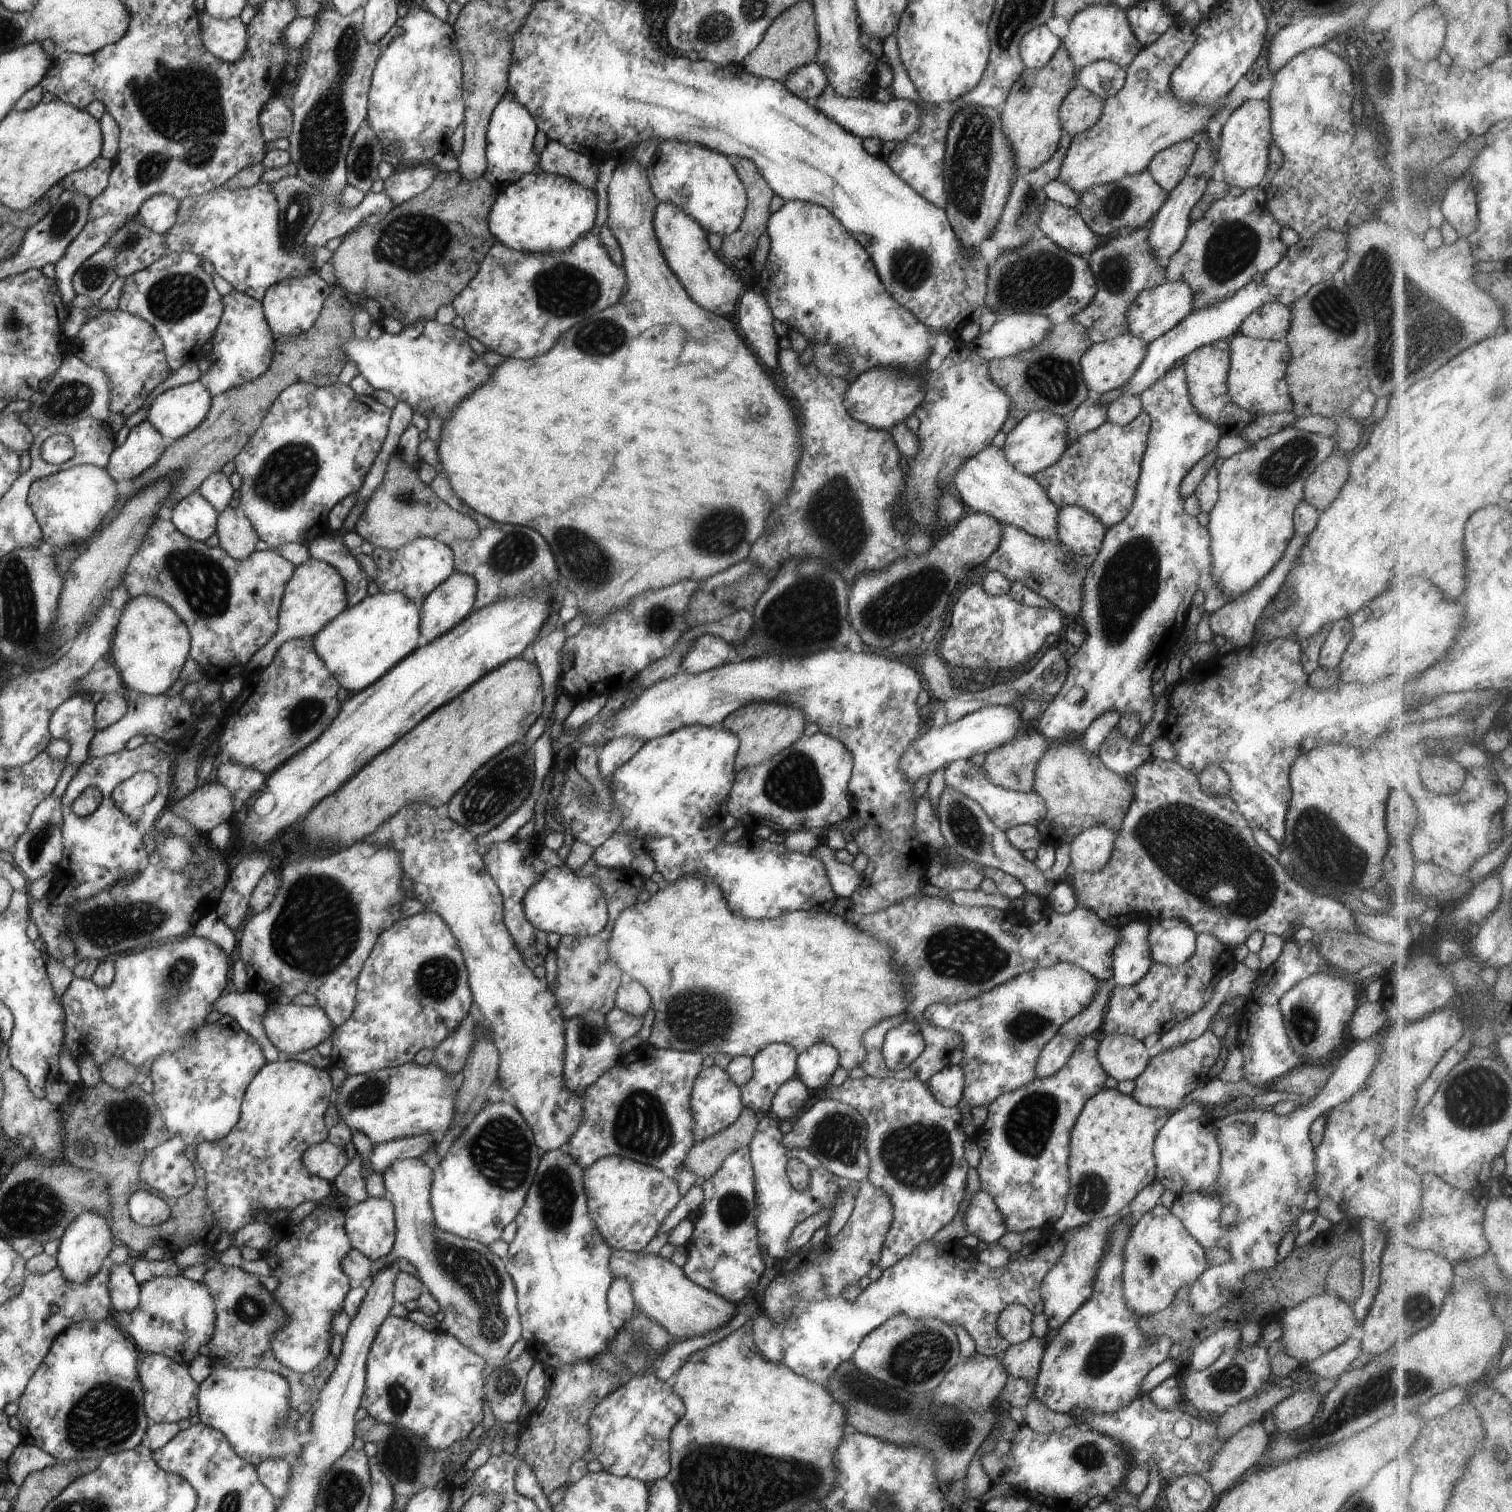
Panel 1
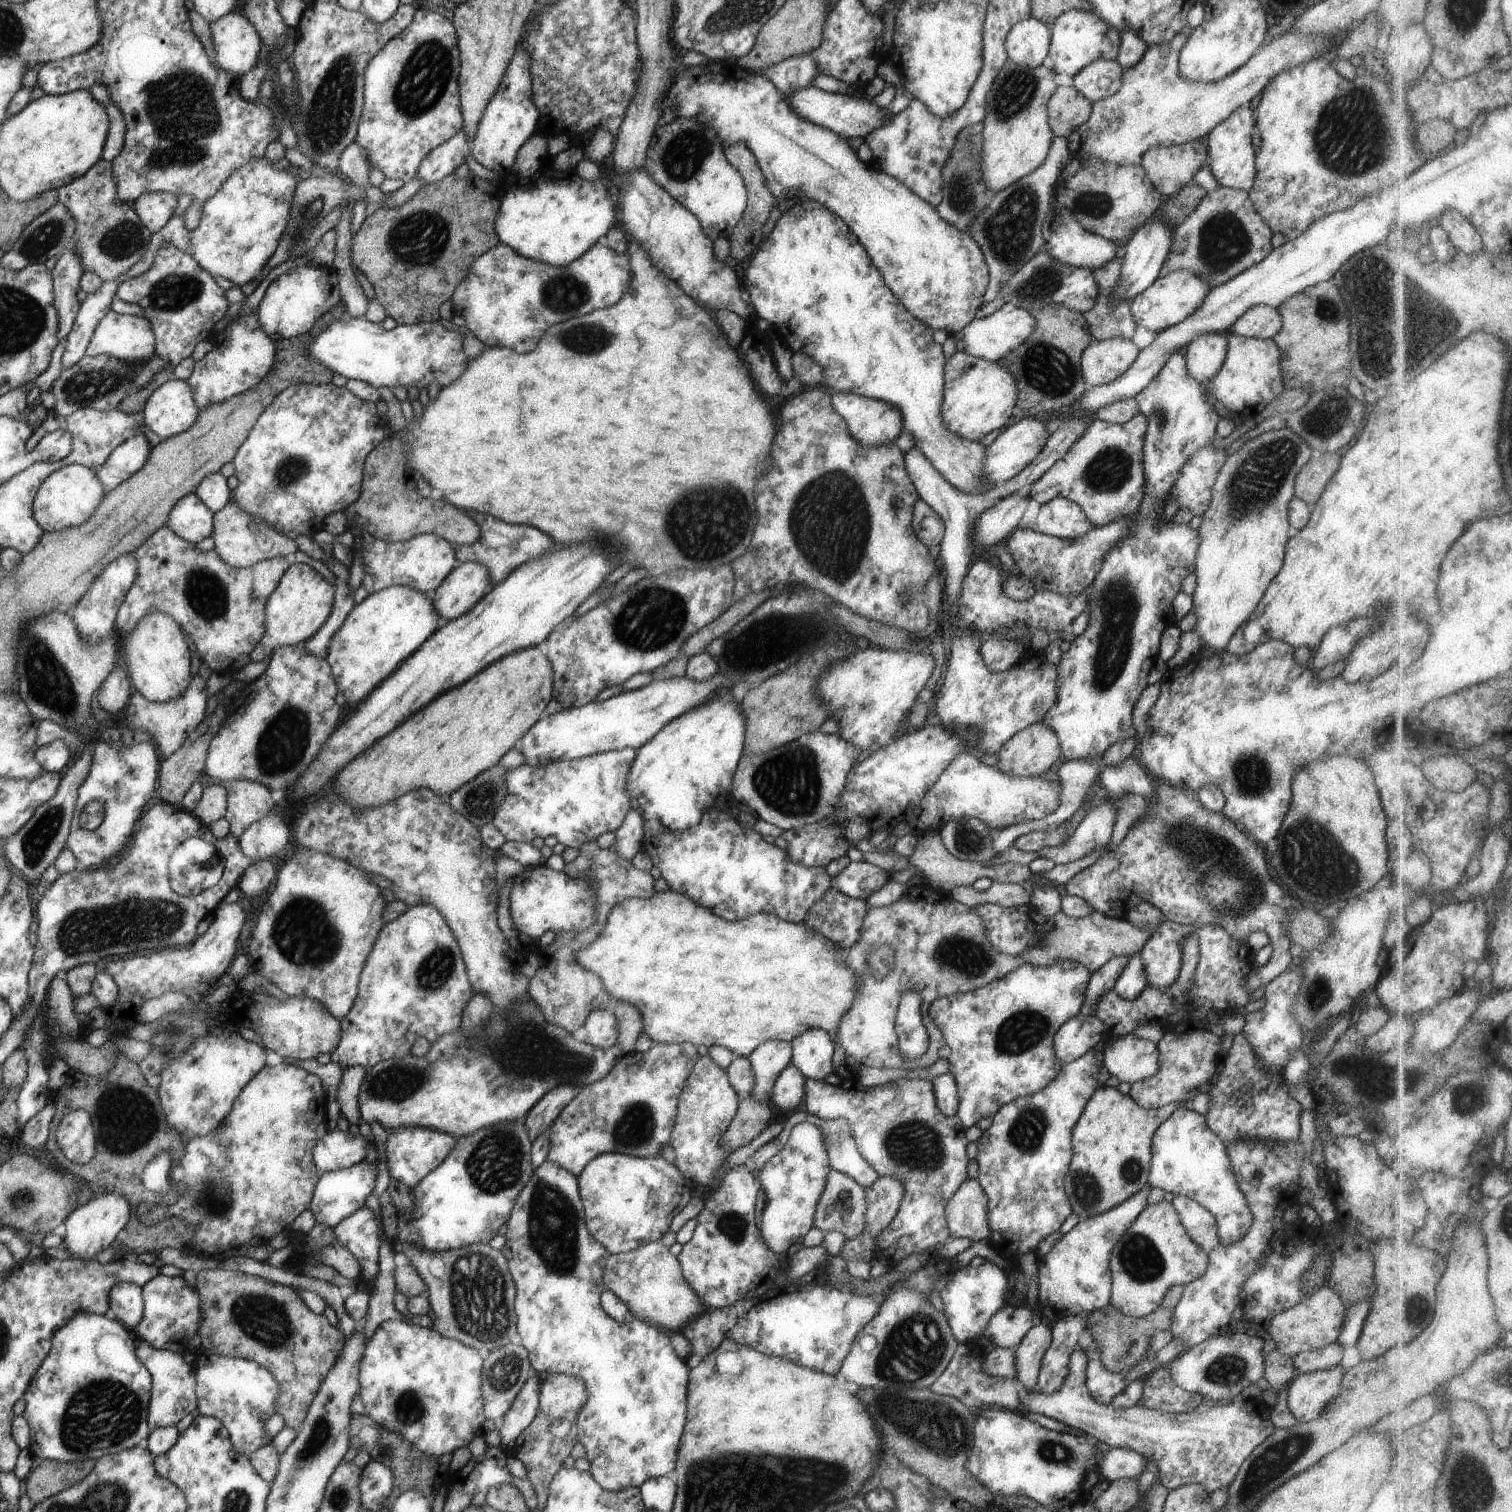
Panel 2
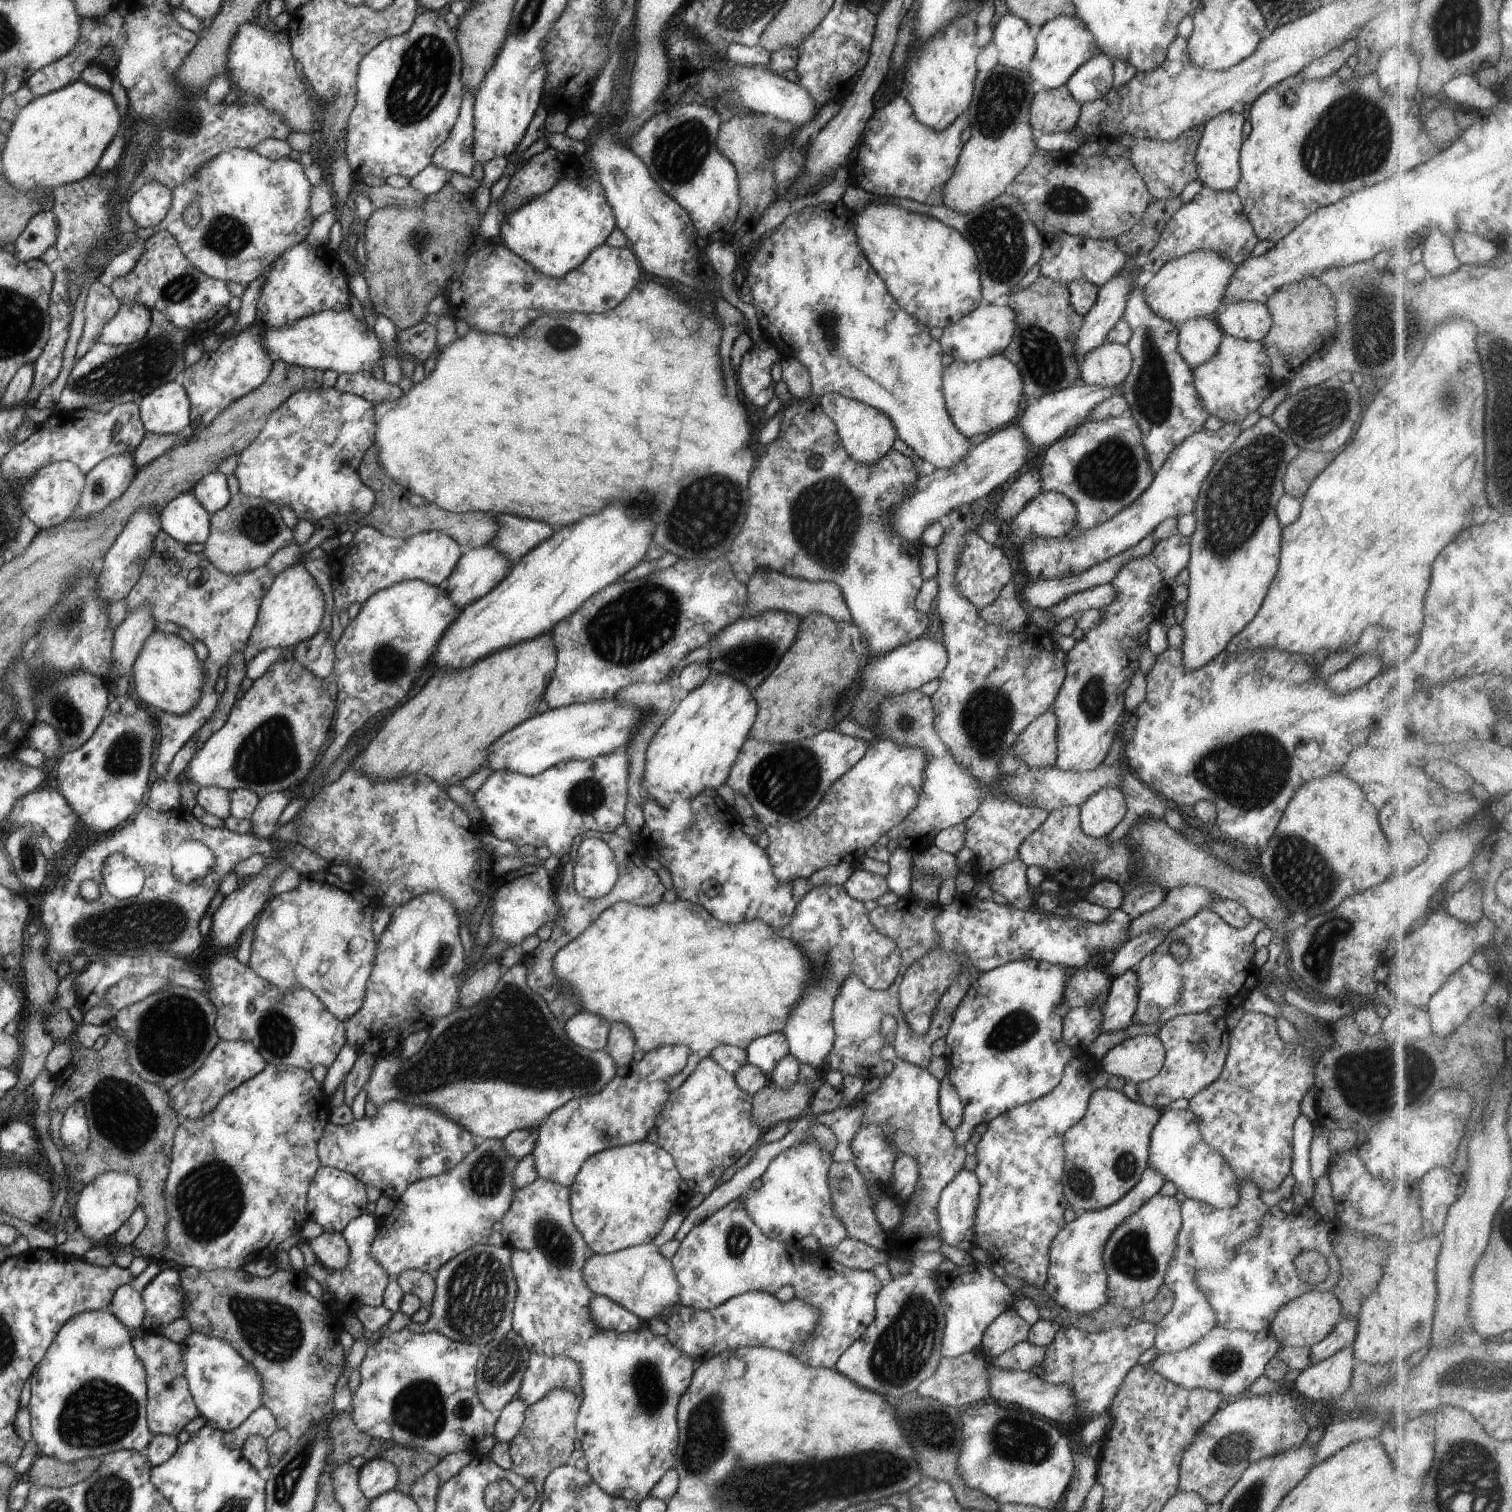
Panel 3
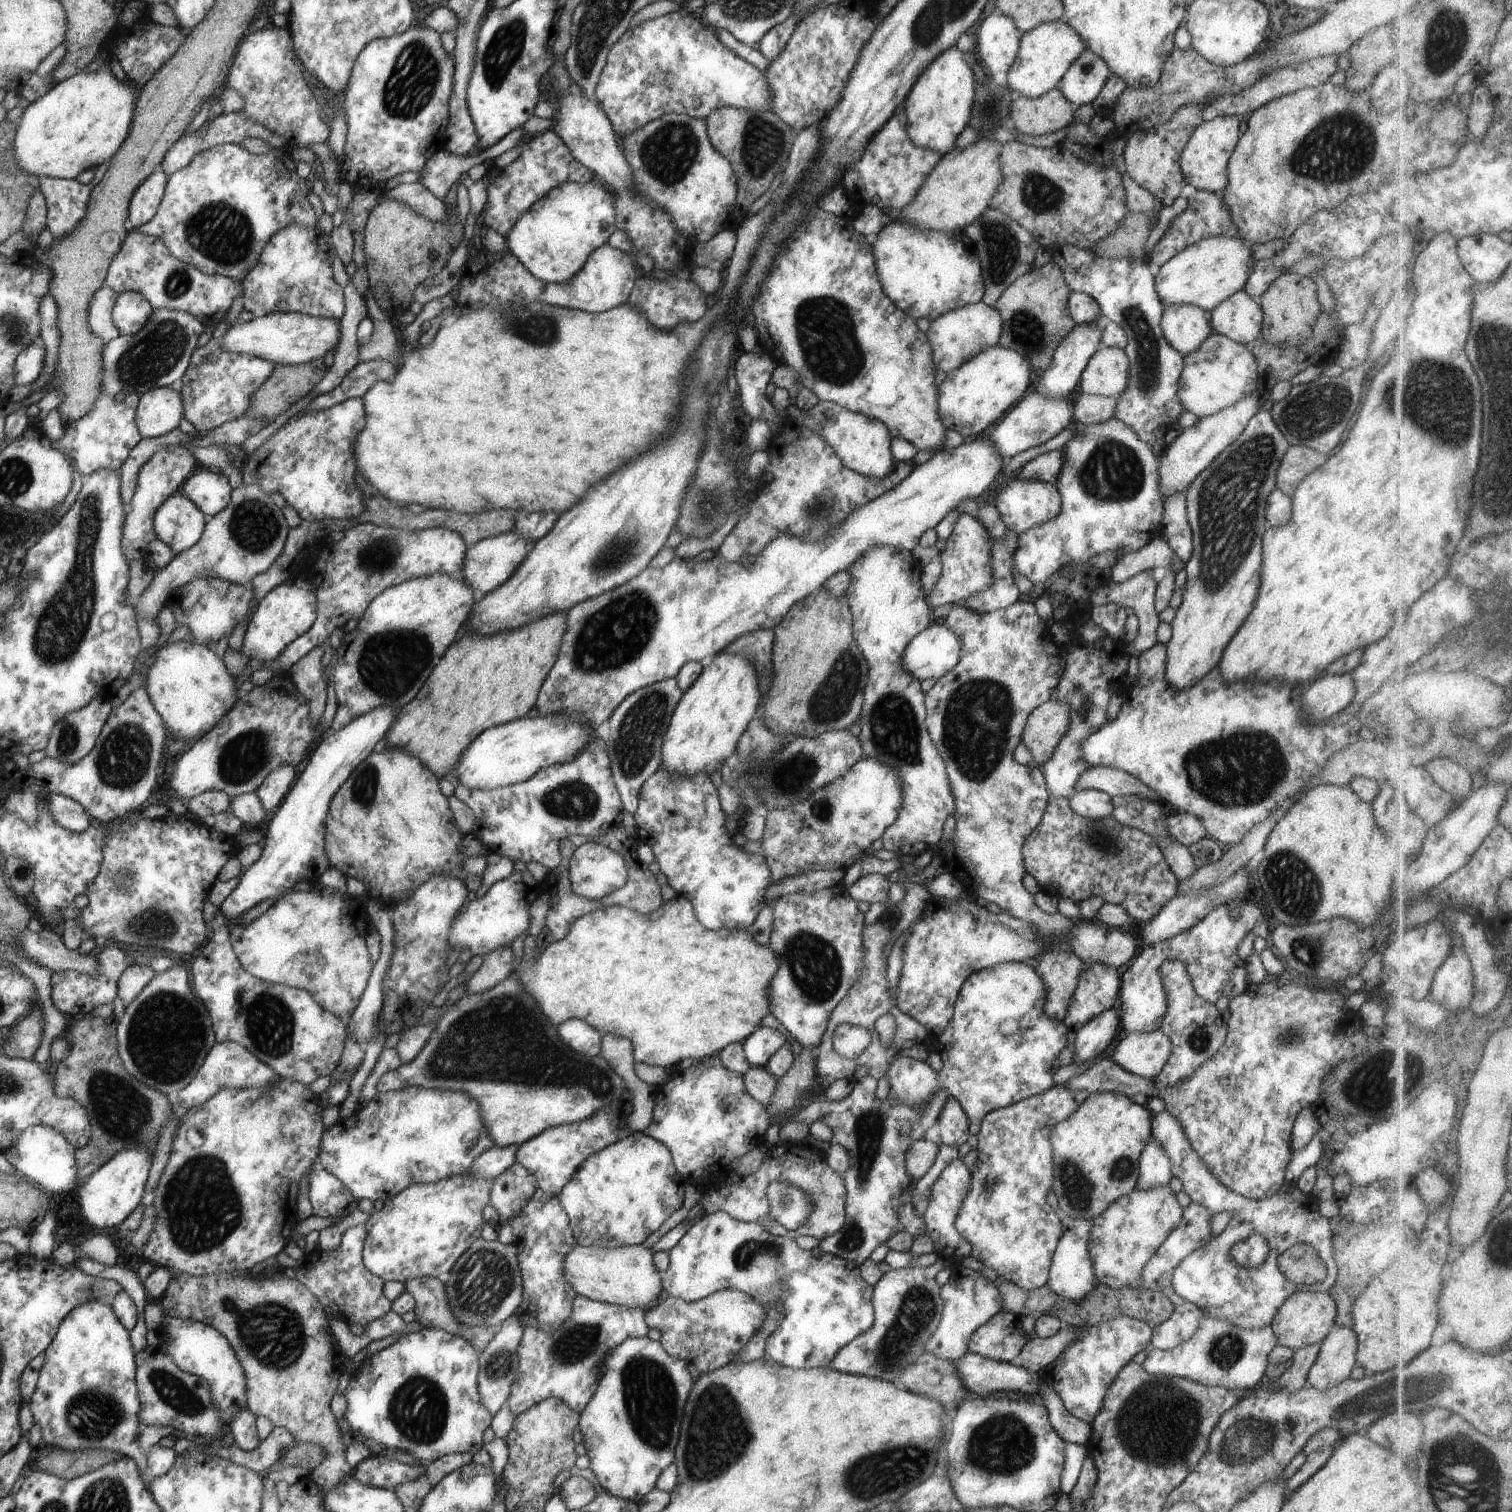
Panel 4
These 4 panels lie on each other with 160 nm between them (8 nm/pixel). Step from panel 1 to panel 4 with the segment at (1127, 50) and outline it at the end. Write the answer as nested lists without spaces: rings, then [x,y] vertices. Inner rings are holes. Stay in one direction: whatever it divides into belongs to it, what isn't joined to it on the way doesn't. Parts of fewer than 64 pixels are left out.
[[[1062,21],[1039,24],[1021,36],[1021,45],[1007,75],[1009,89],[1014,89],[1024,97],[1039,97],[1049,90],[1056,89],[1063,74],[1087,49],[1085,40],[1069,25]]]

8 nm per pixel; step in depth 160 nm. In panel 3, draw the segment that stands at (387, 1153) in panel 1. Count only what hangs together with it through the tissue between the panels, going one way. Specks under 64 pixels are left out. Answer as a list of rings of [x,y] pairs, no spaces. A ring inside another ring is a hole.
[[[321,1166],[312,1177],[307,1192],[309,1219],[320,1224],[326,1232],[341,1233],[351,1221],[367,1212],[366,1204],[369,1201],[365,1187],[365,1184],[351,1172]]]

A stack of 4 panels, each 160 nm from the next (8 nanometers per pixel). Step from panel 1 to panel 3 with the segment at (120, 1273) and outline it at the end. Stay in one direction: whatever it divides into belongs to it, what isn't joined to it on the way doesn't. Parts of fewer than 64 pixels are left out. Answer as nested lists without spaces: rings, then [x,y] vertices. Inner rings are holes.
[[[130,1285],[119,1286],[106,1310],[124,1322],[128,1330],[140,1329],[143,1325],[145,1306],[141,1293]]]

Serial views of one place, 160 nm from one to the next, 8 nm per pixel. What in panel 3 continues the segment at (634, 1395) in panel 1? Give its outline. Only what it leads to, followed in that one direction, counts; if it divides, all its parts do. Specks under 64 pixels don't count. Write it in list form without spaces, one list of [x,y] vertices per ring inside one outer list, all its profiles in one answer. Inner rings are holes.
[[[538,1177],[531,1185],[515,1190],[514,1204],[511,1205],[510,1212],[504,1216],[502,1221],[501,1235],[504,1246],[512,1250],[512,1266],[515,1277],[519,1284],[518,1296],[515,1300],[514,1332],[520,1334],[523,1341],[532,1353],[540,1353],[552,1357],[566,1357],[575,1360],[582,1370],[581,1395],[583,1398],[582,1408],[578,1413],[578,1421],[575,1425],[578,1440],[582,1442],[582,1448],[587,1463],[586,1472],[590,1474],[592,1480],[606,1494],[625,1499],[641,1501],[648,1496],[648,1491],[672,1469],[676,1462],[676,1451],[679,1443],[679,1426],[676,1422],[676,1408],[678,1408],[680,1397],[690,1384],[694,1372],[694,1359],[685,1355],[679,1348],[676,1348],[666,1335],[654,1335],[649,1326],[644,1323],[638,1330],[631,1333],[619,1333],[615,1330],[601,1329],[591,1317],[589,1304],[594,1296],[594,1291],[585,1281],[583,1268],[589,1256],[594,1254],[589,1248],[583,1235],[574,1223],[574,1215],[571,1210],[571,1190],[570,1187],[558,1184],[553,1180]]]

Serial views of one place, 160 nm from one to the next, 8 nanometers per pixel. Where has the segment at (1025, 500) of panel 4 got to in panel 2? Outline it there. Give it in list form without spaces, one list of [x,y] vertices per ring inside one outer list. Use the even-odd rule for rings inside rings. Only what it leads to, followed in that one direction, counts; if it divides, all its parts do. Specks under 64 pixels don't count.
[[[1064,497],[1042,505],[1036,520],[1026,526],[1039,533],[1068,540],[1078,538],[1094,527],[1081,506]]]

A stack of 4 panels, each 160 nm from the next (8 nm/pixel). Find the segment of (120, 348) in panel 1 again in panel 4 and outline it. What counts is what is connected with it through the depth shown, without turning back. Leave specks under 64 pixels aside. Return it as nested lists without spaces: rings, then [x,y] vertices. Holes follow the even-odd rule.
[[[126,291],[119,294],[111,313],[114,326],[120,335],[135,335],[151,320],[155,308],[139,292]]]

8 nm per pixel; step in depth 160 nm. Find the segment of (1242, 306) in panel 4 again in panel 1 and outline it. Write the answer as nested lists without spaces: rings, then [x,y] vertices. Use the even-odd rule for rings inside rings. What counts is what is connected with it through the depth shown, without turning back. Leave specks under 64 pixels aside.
[[[1266,303],[1249,314],[1240,325],[1240,333],[1255,339],[1282,341],[1291,325],[1289,305]]]

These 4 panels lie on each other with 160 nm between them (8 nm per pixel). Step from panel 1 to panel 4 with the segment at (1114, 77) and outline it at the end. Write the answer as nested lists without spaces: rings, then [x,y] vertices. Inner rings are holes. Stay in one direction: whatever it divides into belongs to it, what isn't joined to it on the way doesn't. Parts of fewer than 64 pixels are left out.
[[[1087,48],[1063,74],[1061,93],[1076,108],[1090,104],[1100,94],[1111,73],[1108,64]]]

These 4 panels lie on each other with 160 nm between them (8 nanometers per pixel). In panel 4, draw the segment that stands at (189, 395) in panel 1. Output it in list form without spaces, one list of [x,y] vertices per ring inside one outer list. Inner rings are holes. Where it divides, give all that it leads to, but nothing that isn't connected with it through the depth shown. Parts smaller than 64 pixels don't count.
[[[156,387],[139,397],[137,427],[143,437],[159,437],[181,425],[182,401],[172,387]]]

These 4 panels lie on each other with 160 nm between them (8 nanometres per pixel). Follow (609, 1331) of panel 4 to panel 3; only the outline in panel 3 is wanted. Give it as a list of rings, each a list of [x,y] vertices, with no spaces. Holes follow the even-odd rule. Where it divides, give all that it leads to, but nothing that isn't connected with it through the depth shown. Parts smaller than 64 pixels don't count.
[[[602,1295],[593,1296],[589,1304],[589,1311],[593,1321],[604,1330],[631,1333],[644,1324],[641,1318]],[[531,1353],[518,1396],[530,1406],[554,1389],[567,1388],[580,1394],[581,1382],[581,1366],[575,1360]]]

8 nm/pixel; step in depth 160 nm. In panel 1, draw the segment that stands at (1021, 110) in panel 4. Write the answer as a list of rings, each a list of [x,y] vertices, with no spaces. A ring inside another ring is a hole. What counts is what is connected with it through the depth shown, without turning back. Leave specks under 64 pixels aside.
[[[1083,86],[1074,87],[1061,102],[1059,117],[1064,133],[1075,134],[1092,128],[1103,113],[1105,99]]]

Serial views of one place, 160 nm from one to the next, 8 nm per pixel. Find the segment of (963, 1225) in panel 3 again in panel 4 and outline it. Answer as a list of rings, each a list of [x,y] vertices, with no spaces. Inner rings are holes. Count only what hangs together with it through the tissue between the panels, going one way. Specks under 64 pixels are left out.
[[[962,1159],[953,1160],[932,1185],[931,1198],[926,1212],[923,1214],[925,1234],[935,1244],[935,1253],[949,1263],[958,1263],[962,1258],[971,1256],[972,1245],[956,1228],[955,1220],[961,1202],[966,1198],[971,1185],[971,1171]]]

